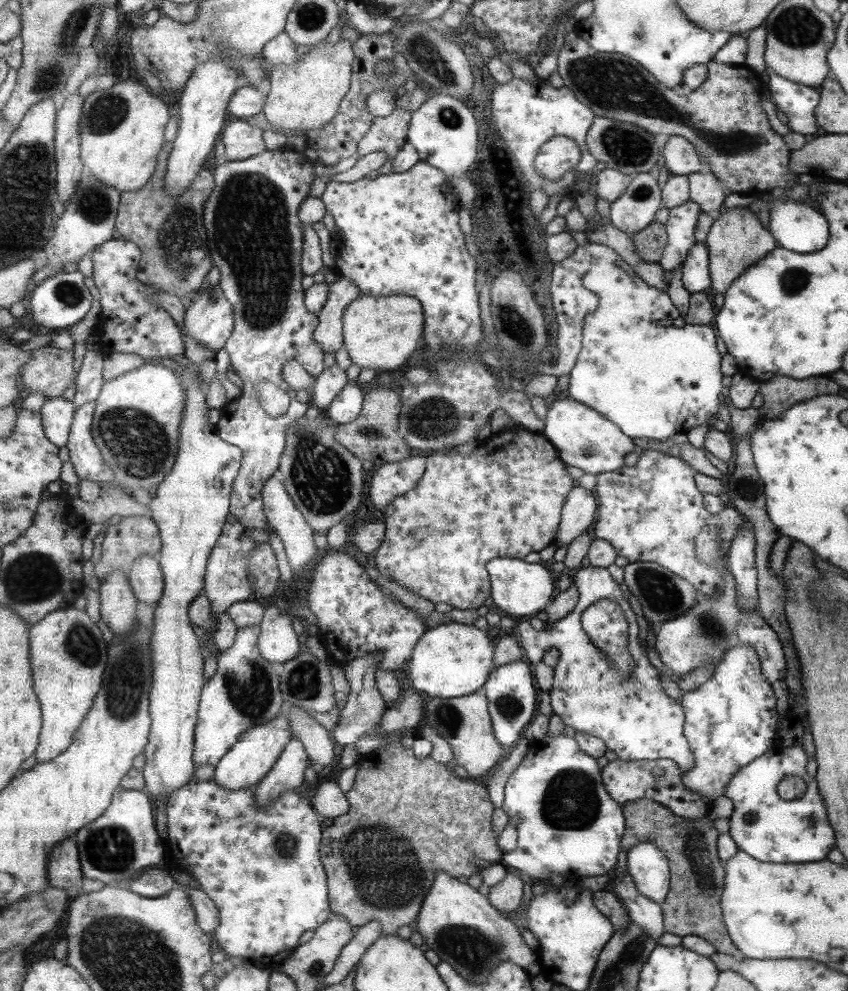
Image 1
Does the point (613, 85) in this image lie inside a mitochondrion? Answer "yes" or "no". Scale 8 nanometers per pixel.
yes

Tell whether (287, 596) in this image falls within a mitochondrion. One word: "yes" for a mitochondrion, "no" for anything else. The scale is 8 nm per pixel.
no

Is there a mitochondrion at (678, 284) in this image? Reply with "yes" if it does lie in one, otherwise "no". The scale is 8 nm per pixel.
no

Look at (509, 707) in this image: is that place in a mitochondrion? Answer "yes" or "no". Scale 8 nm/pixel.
yes

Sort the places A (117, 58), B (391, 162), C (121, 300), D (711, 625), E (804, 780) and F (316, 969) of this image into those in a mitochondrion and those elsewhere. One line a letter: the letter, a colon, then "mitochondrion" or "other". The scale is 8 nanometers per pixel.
A: other
B: other
C: other
D: mitochondrion
E: other
F: mitochondrion

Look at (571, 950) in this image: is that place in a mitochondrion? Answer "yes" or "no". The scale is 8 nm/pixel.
no

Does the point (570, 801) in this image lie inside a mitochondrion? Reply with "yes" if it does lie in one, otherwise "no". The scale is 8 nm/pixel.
yes

